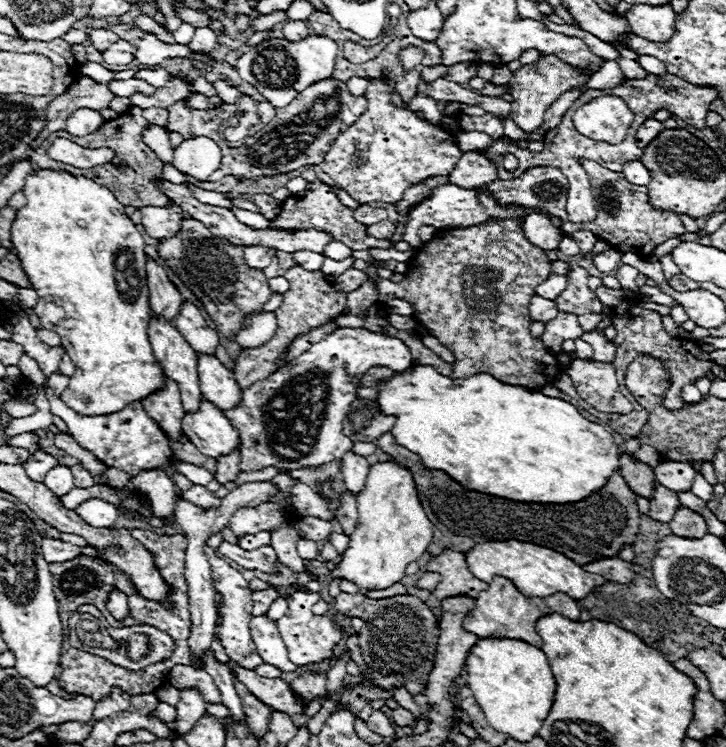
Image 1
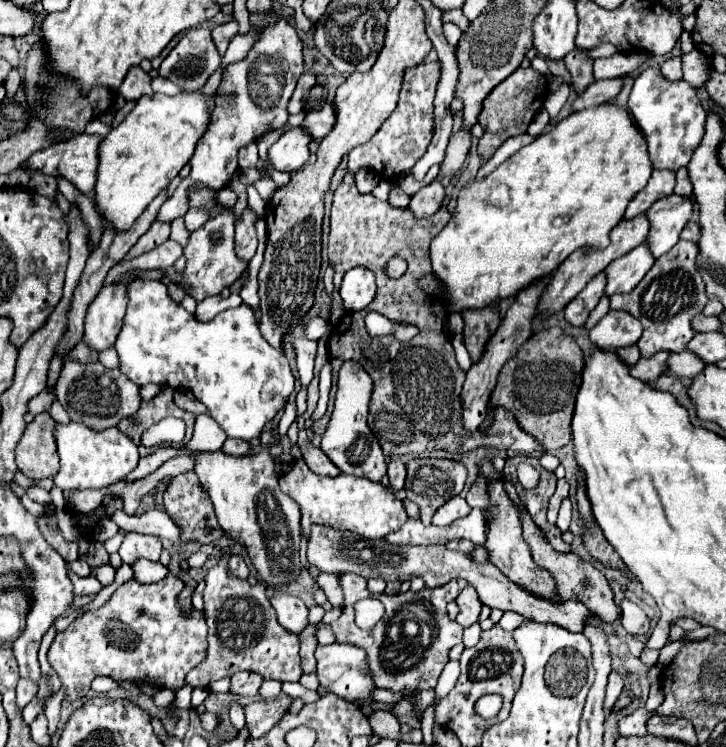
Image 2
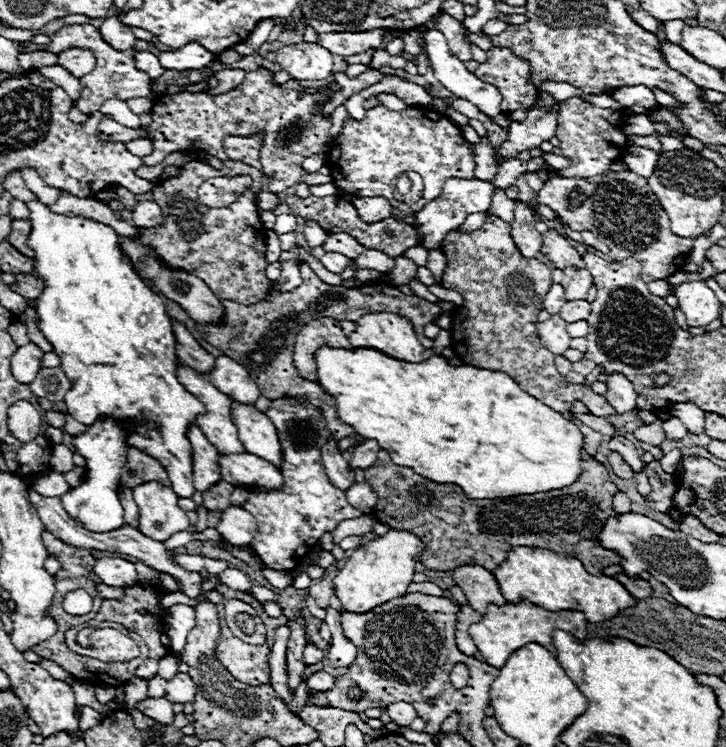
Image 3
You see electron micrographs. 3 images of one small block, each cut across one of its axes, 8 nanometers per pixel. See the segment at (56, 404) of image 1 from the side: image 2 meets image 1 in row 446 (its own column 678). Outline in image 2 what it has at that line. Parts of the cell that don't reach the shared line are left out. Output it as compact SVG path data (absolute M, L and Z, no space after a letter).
M650 66L636 78L628 98L628 108L634 114L638 128L646 136L648 154L656 170L676 172L690 162L692 152L698 148L704 136L706 112L696 96L696 90L688 82L670 82L658 68Z

